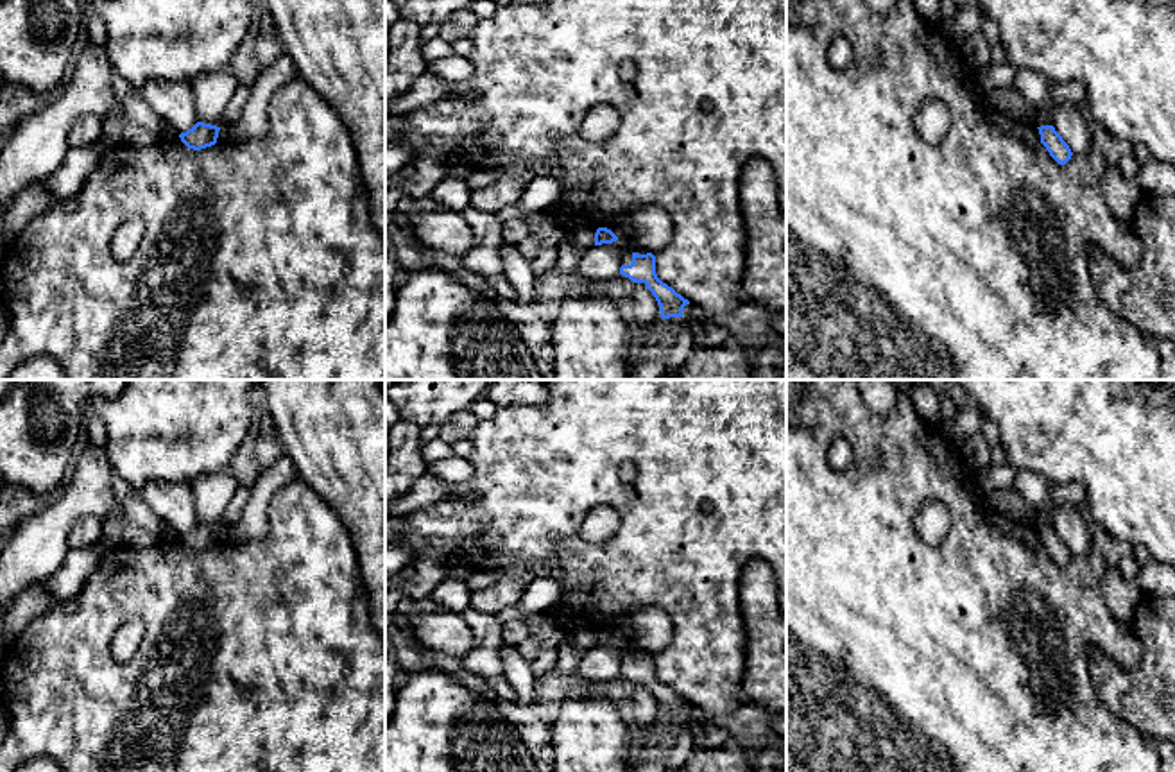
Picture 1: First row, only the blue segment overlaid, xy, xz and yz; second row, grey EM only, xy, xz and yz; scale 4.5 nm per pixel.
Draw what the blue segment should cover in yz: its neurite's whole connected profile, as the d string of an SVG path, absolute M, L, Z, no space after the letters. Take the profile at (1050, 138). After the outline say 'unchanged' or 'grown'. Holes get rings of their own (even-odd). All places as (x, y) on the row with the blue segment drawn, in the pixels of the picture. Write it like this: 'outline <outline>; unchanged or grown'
outline M1041 125L1037 129L1039 129L1039 134L1041 134L1041 143L1046 147L1050 156L1059 165L1066 165L1073 156L1069 145L1062 140L1062 136L1055 131L1053 125Z; unchanged

